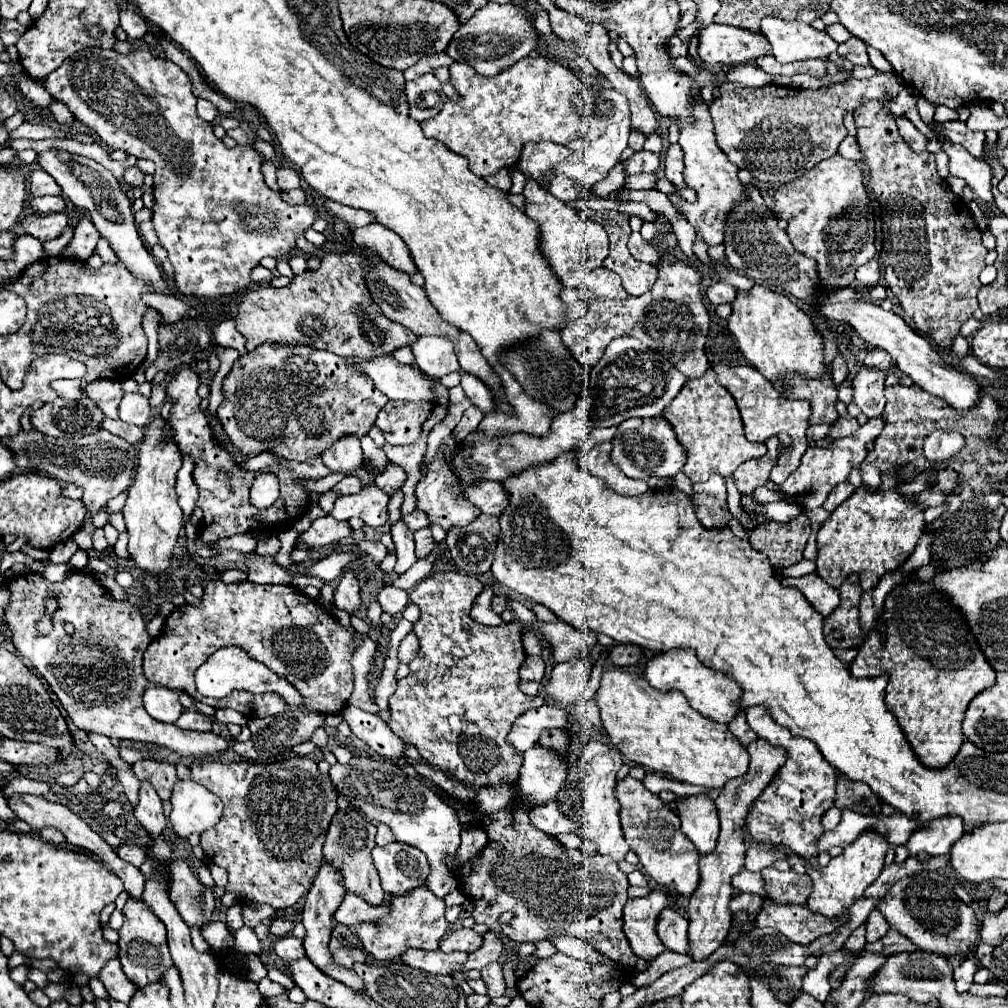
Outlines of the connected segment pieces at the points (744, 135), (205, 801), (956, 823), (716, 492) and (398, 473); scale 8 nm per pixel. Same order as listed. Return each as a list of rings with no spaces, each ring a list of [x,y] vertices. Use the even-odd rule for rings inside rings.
[[[880,71],[869,79],[852,78],[846,84],[830,84],[818,90],[796,88],[796,98],[768,96],[766,88],[744,90],[736,82],[724,82],[720,86],[722,96],[710,104],[716,144],[732,164],[748,168],[754,180],[786,184],[838,152],[838,146],[846,136],[842,122],[846,110],[856,110],[863,97],[897,96],[903,87],[904,82],[896,73]]]
[[[178,780],[172,790],[172,828],[178,836],[190,836],[194,832],[202,834],[212,828],[220,816],[224,804],[216,794],[192,780]]]
[[[956,816],[936,818],[926,828],[916,830],[910,836],[906,848],[912,852],[912,856],[916,856],[918,852],[926,852],[930,856],[946,854],[950,852],[952,842],[956,842],[962,834],[964,834],[964,828],[960,818]]]
[[[712,474],[712,478],[704,484],[692,484],[694,494],[690,502],[700,524],[708,530],[728,528],[732,516],[728,516],[726,506],[726,480],[720,474]]]
[[[388,464],[384,468],[384,472],[374,480],[374,484],[378,488],[382,488],[386,494],[394,494],[394,490],[402,488],[404,480],[406,480],[406,472],[396,464]]]

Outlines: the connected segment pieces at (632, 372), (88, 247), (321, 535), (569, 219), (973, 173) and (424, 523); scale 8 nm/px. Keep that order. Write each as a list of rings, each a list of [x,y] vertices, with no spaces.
[[[620,336],[610,342],[602,360],[588,370],[588,382],[584,386],[582,398],[576,408],[558,414],[552,422],[550,436],[538,438],[528,434],[514,434],[502,438],[486,438],[480,432],[472,432],[476,446],[472,450],[460,450],[450,462],[456,470],[456,476],[462,482],[462,488],[478,480],[504,480],[532,464],[544,464],[562,452],[574,450],[578,442],[596,428],[618,426],[620,422],[634,416],[662,416],[664,408],[674,400],[682,390],[688,376],[680,374],[662,354],[646,348],[638,338]]]
[[[80,220],[78,226],[74,228],[74,238],[70,240],[70,246],[64,248],[62,254],[86,260],[94,252],[98,240],[100,240],[100,234],[96,226],[90,220]]]
[[[330,514],[324,518],[318,518],[312,522],[312,526],[298,536],[300,542],[304,542],[312,550],[320,550],[324,546],[330,546],[334,542],[340,542],[342,538],[350,536],[352,528],[348,521],[334,520]]]
[[[526,176],[524,196],[526,196],[526,210],[524,210],[526,216],[540,224],[540,248],[544,250],[544,256],[548,258],[556,276],[560,278],[562,286],[575,288],[580,292],[580,302],[572,305],[567,314],[568,322],[574,322],[582,318],[588,308],[588,301],[584,296],[586,288],[584,282],[590,271],[604,266],[603,262],[608,256],[608,234],[600,224],[592,220],[582,220],[572,206],[554,198],[546,188],[542,188],[536,180],[528,176]]]
[[[932,120],[928,126],[936,132],[938,142],[942,142],[942,150],[948,156],[948,170],[950,170],[950,174],[966,180],[966,184],[972,188],[972,192],[976,192],[976,196],[982,198],[984,202],[994,202],[992,192],[990,192],[990,188],[992,188],[990,186],[992,172],[990,172],[988,162],[970,156],[964,146],[952,144],[944,136],[944,132],[940,130],[940,124],[936,120]]]
[[[416,510],[414,514],[408,514],[408,516],[404,516],[402,518],[404,522],[406,522],[406,526],[410,528],[410,530],[420,530],[420,528],[428,528],[432,522],[430,522],[430,518],[428,518],[428,514],[424,514],[422,510]]]

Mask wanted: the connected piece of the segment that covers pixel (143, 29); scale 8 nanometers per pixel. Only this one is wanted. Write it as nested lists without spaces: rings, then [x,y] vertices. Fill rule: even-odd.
[[[124,10],[120,12],[120,26],[124,28],[124,32],[132,38],[132,40],[142,40],[144,34],[148,32],[148,24],[146,20],[136,14],[134,10]]]

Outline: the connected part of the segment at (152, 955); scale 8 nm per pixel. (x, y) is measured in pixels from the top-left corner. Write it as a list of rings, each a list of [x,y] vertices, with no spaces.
[[[128,898],[126,906],[122,910],[124,914],[124,924],[120,928],[120,962],[128,978],[138,986],[144,988],[148,982],[158,982],[164,972],[172,966],[172,958],[166,946],[166,930],[164,924],[144,906],[144,900],[134,900]]]

